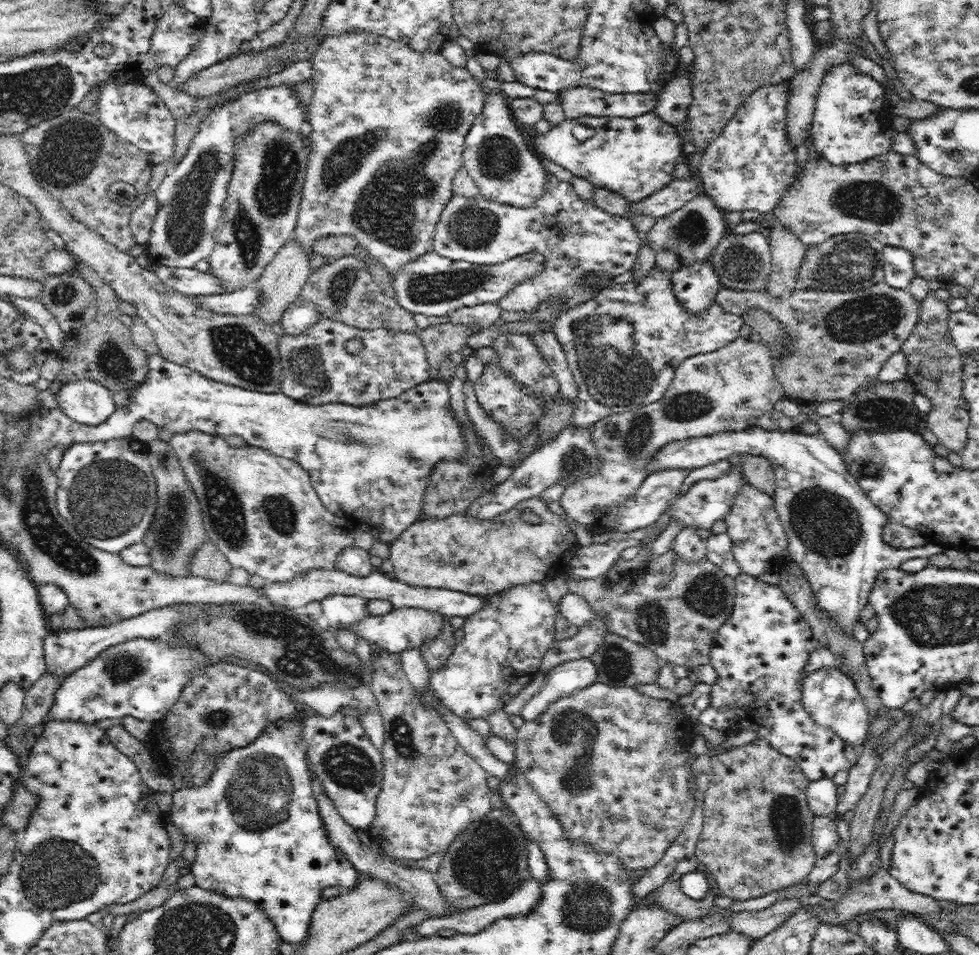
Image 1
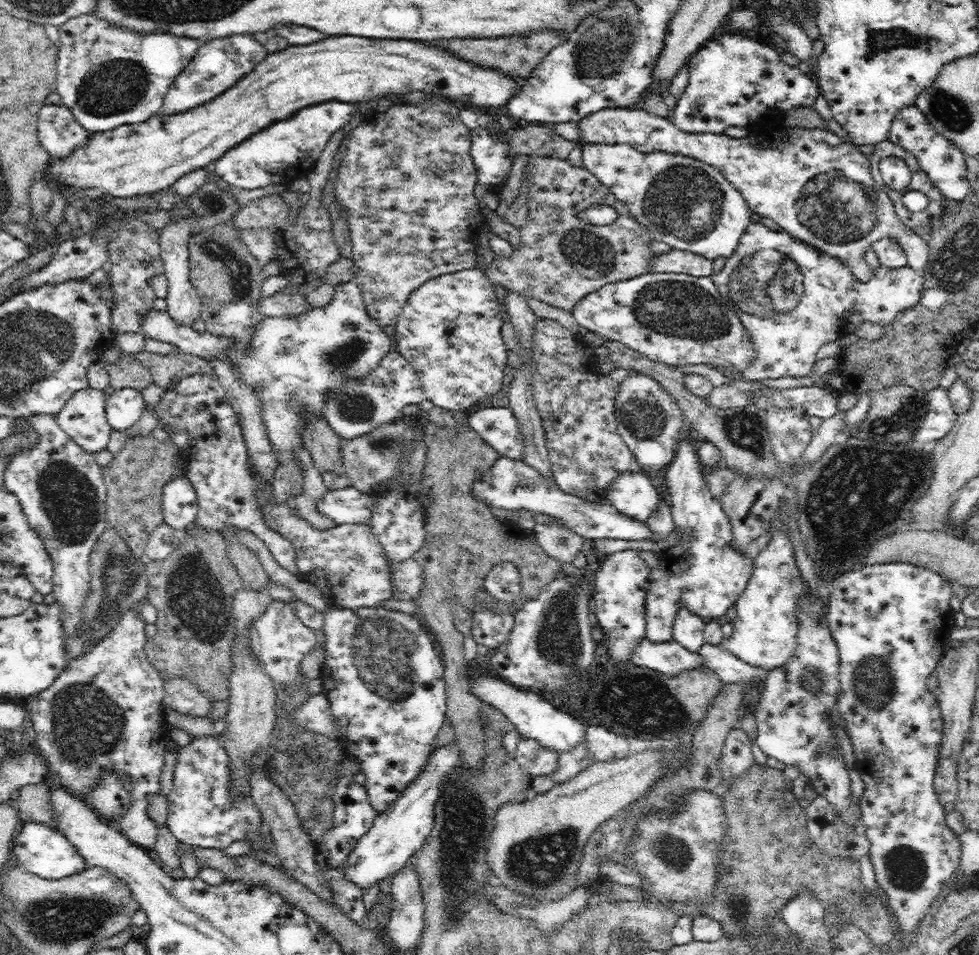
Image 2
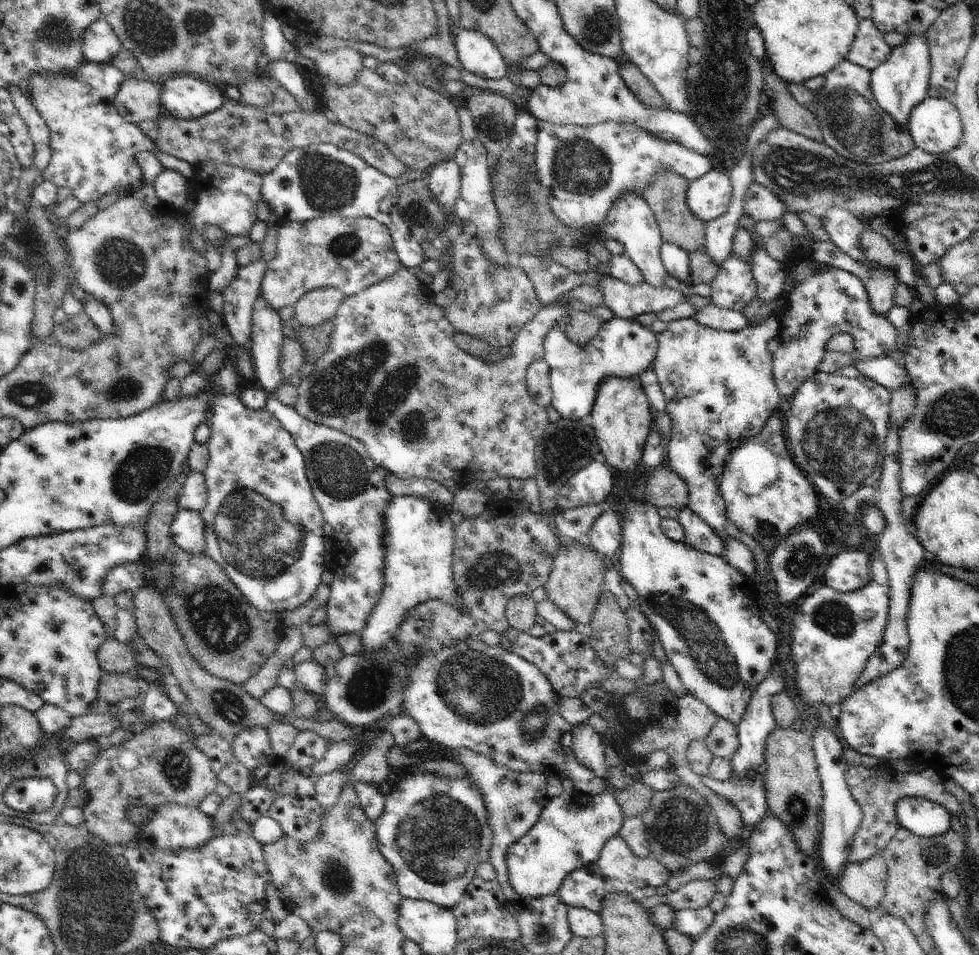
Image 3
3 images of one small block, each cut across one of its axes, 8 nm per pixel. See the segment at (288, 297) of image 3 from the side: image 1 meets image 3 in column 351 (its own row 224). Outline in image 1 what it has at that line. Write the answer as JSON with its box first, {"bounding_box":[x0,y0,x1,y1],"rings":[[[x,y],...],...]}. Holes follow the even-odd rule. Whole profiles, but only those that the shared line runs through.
{"bounding_box":[208,121,310,292],"rings":[[[262,121],[255,127],[252,127],[247,133],[236,135],[233,138],[233,171],[227,186],[227,195],[222,205],[219,226],[216,227],[215,231],[215,250],[208,259],[209,264],[211,265],[211,272],[216,277],[222,279],[223,288],[225,288],[226,292],[242,290],[242,288],[250,286],[252,282],[256,281],[257,278],[260,278],[260,275],[264,273],[266,266],[272,261],[272,258],[275,258],[276,254],[278,254],[278,250],[282,248],[282,245],[286,244],[286,242],[293,237],[297,224],[300,202],[302,202],[302,190],[305,182],[309,150],[310,145],[301,133],[296,133],[294,130],[284,129],[284,127],[278,125],[276,121]]]}

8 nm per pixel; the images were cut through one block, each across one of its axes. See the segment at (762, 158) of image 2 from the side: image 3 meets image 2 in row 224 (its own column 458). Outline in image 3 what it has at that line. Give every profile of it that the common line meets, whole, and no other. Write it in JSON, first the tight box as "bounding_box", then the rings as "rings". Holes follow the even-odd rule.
{"bounding_box":[375,768,494,910],"rings":[[[402,768],[399,778],[386,798],[382,817],[375,822],[380,853],[392,866],[403,898],[426,900],[452,910],[460,904],[468,884],[476,877],[478,866],[490,858],[494,832],[492,822],[488,820],[484,796],[480,794],[478,784],[468,776],[453,779],[432,772],[416,773]]]}

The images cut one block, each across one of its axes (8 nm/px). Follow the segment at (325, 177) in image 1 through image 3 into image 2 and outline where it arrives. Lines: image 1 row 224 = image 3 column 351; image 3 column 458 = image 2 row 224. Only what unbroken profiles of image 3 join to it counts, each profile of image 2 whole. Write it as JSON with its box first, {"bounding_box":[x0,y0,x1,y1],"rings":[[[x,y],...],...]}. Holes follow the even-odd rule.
{"bounding_box":[334,95,485,327],"rings":[[[435,95],[429,96],[428,99],[423,103],[396,104],[385,112],[374,111],[372,114],[369,113],[364,116],[364,120],[361,119],[359,125],[349,135],[346,154],[337,169],[338,174],[334,183],[338,205],[346,209],[346,219],[348,219],[350,239],[353,245],[352,260],[357,267],[357,274],[354,279],[363,295],[368,314],[382,327],[386,325],[395,326],[397,318],[413,291],[423,286],[427,280],[477,267],[479,233],[485,224],[485,217],[474,197],[477,172],[471,155],[471,130],[464,125],[464,122],[458,116],[459,110],[450,100],[436,98]]]}

